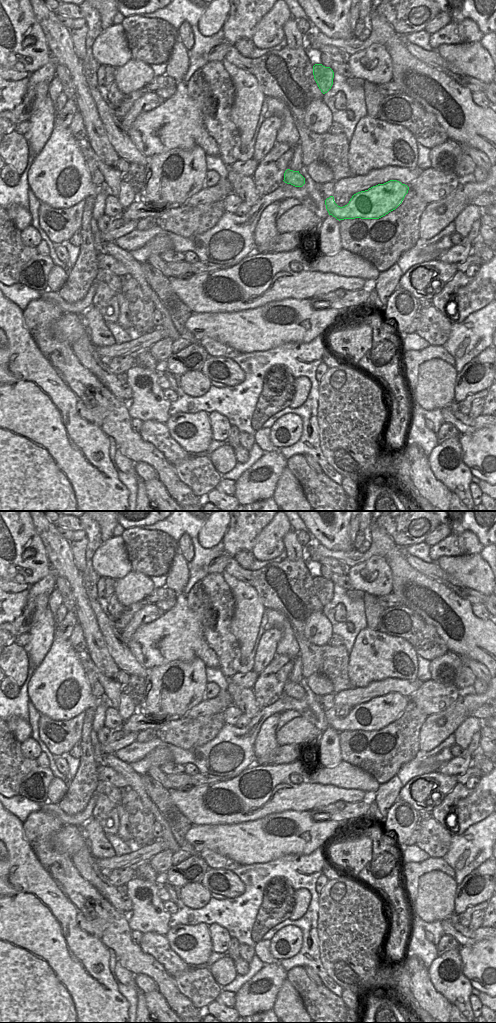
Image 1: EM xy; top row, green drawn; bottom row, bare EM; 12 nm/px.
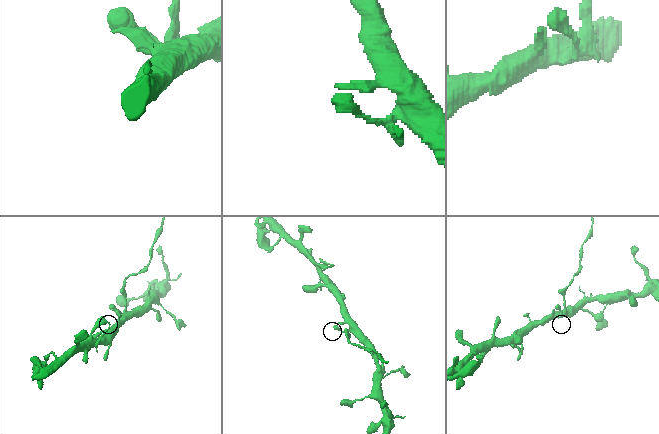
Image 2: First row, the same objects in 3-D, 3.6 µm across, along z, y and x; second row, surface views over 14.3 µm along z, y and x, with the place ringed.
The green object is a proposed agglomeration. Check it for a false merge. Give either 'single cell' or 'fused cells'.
fused cells

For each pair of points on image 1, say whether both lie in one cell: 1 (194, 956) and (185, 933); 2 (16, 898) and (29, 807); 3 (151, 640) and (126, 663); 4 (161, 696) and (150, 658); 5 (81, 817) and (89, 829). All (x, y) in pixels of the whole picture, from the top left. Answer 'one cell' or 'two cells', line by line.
1: one cell
2: two cells
3: two cells
4: two cells
5: two cells

